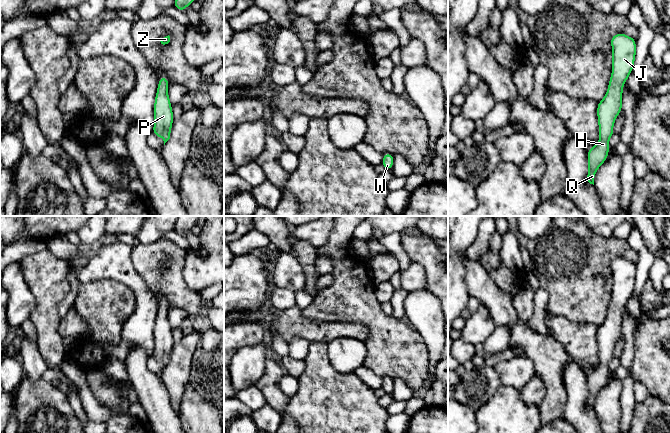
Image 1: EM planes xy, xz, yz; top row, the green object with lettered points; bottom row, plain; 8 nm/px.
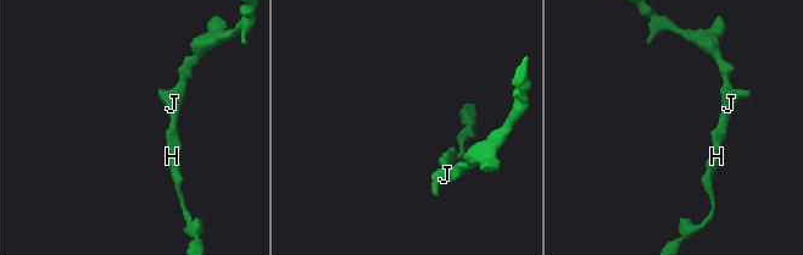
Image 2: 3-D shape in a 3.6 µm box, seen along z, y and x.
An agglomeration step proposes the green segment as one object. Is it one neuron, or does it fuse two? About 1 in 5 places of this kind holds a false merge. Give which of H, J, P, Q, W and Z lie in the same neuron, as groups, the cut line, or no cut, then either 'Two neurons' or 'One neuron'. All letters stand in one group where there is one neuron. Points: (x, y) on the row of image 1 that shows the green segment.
Groups: H J P Q W Z. No split. One neuron

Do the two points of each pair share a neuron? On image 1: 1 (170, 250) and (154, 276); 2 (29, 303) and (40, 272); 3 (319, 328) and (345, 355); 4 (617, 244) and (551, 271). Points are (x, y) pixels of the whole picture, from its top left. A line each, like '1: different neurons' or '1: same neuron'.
1: same neuron
2: different neurons
3: different neurons
4: same neuron

